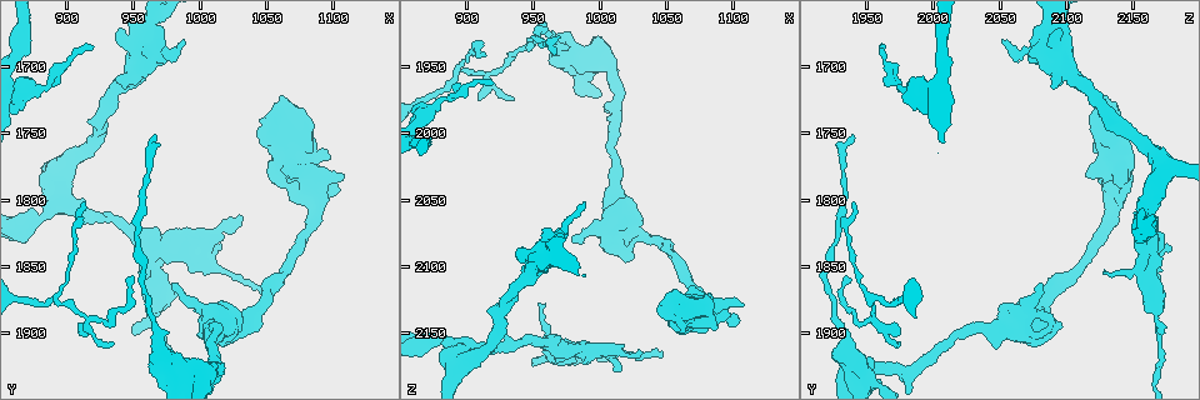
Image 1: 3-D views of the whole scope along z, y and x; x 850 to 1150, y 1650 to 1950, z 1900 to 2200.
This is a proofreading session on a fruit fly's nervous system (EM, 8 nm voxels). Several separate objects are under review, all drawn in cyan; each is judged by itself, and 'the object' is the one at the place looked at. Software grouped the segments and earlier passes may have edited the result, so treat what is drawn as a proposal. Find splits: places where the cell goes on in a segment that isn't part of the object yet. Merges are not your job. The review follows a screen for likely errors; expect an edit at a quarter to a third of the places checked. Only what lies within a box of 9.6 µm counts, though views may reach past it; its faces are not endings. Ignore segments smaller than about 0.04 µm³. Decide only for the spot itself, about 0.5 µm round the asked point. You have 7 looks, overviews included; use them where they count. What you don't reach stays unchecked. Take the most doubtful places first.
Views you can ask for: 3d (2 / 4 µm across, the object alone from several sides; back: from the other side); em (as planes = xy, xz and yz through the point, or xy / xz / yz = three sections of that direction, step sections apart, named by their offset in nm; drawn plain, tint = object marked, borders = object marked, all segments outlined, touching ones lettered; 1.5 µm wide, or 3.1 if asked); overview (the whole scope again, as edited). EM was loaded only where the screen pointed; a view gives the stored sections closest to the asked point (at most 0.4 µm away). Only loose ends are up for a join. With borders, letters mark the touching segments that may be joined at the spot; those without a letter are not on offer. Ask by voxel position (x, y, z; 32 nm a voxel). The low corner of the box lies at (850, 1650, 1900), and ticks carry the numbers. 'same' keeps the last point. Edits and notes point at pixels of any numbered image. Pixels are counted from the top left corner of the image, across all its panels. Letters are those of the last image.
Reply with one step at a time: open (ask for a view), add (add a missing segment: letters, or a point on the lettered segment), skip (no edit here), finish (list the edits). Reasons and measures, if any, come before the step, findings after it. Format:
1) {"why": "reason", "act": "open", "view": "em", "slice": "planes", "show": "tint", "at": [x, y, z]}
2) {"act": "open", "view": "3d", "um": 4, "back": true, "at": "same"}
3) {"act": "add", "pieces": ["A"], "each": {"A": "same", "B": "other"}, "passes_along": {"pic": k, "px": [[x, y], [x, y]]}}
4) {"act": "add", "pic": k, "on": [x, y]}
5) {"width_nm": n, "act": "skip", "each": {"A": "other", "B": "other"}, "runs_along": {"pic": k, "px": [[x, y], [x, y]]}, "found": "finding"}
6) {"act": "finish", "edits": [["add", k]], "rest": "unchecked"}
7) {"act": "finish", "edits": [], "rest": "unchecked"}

{"why": "free end", "act": "open", "view": "em", "slice": "planes", "show": "plain", "at": [986, 1678, 2052]}

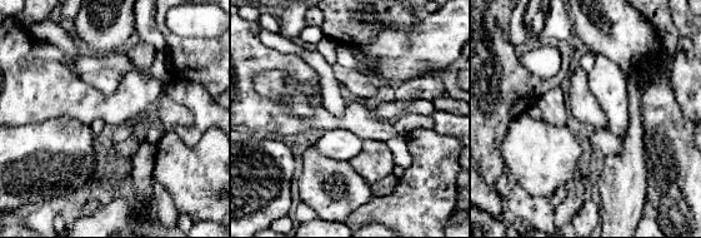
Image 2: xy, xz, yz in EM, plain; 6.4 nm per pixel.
{"why": "what lies round it", "act": "open", "view": "em", "slice": "planes", "show": "borders", "at": "same"}

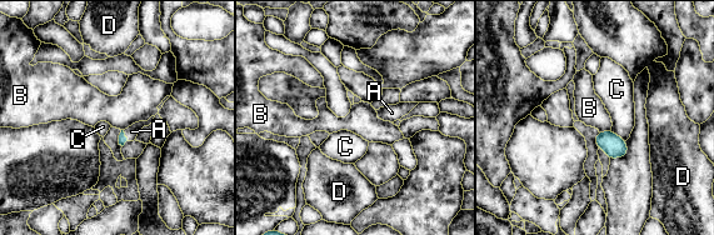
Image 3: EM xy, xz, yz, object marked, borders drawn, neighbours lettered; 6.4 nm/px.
{"longest_contact_nm": ["C", 120], "act": "add", "pieces": ["A"], "each": {"A": "same", "B": "other", "C": "other", "D": "other"}, "found": "the cell continues"}

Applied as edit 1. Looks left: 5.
{"act": "open", "view": "overview"}

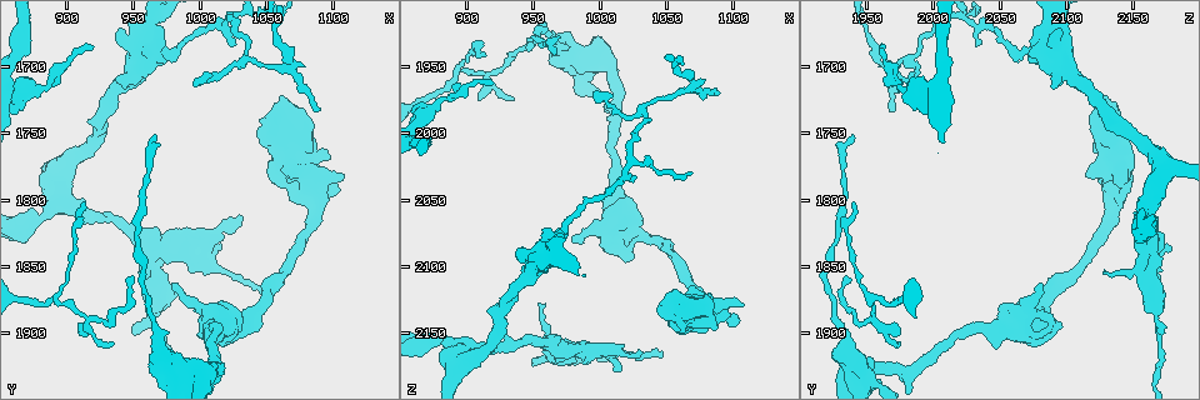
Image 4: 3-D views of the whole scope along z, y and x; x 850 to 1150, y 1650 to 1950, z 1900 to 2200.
{"why": "branch stops here", "act": "open", "view": "em", "slice": "xz", "step": 4, "show": "tint", "at": [966, 1750, 1938]}

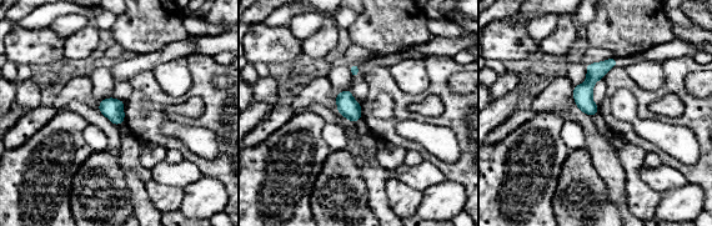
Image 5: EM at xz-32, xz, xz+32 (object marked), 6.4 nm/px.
{"act": "open", "view": "em", "slice": "xz", "step": 4, "show": "borders", "at": "same"}

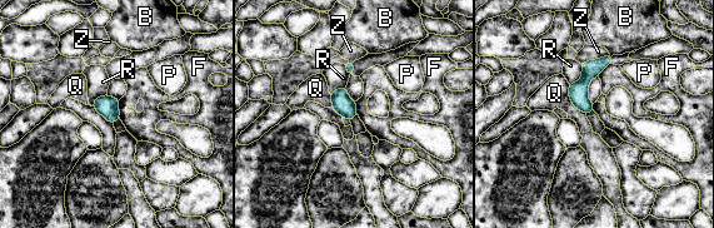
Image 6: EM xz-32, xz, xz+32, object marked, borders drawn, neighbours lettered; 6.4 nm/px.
{"act": "skip", "each": {"B": "other", "F": "other", "P": "other", "Q": "other", "R": "other", "Z": "other"}, "border": {"pic": 6, "px": [[120, 99], [119, 118]]}, "found": "none of them fits"}

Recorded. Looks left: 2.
{"why": "an open end", "act": "open", "view": "em", "slice": "planes", "show": "borders", "at": [920, 1686, 1964]}

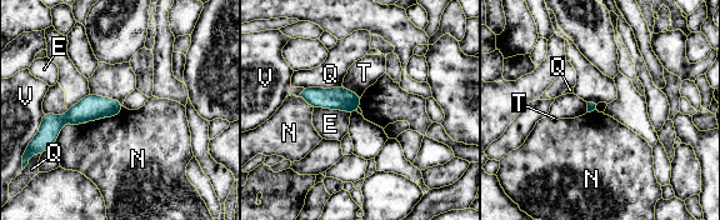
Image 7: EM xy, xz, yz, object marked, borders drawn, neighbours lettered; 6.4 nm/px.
{"act": "skip", "each": {"E": "other", "N": "other", "Q": "other", "T": "other", "V": "other"}, "runs_along": {"pic": 7, "px": [[118, 105], [46, 121]]}, "found": "no lettered segment goes on from it"}

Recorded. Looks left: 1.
{"act": "finish", "edits": [["add", 3]], "rest": "unchecked"}

